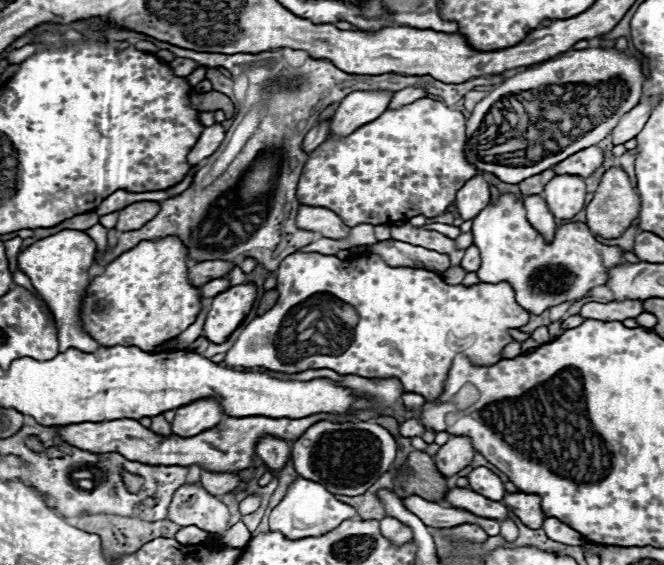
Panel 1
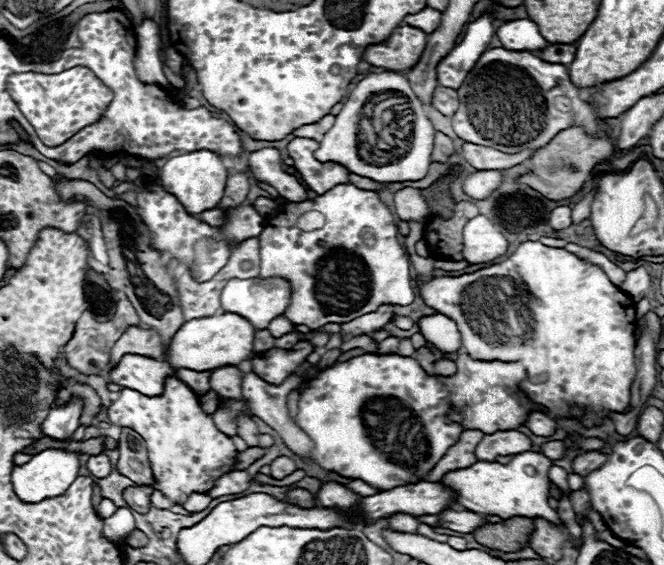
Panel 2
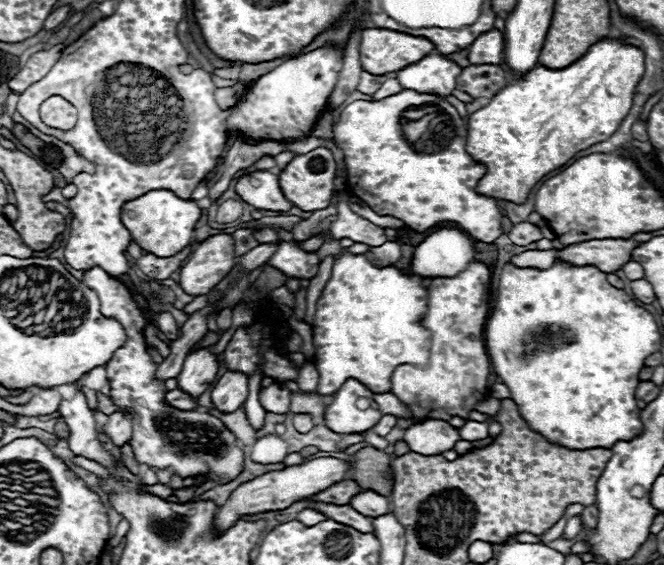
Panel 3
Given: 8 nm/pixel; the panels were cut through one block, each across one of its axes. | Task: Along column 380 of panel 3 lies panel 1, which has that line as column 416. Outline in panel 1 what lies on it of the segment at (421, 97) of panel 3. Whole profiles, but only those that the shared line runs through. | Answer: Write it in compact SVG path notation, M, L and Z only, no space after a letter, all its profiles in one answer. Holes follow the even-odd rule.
M420 98L396 110L386 110L376 120L360 126L348 136L328 138L308 154L300 182L298 200L308 206L320 206L336 212L348 226L358 224L394 224L412 216L442 216L454 202L456 192L478 174L464 156L466 118L460 110L452 110L444 102Z

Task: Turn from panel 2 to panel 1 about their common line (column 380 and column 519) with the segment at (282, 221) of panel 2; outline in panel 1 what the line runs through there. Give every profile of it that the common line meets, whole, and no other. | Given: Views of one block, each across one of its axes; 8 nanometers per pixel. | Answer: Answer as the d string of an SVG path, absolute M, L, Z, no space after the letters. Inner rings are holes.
M502 194L498 204L488 204L474 218L472 234L474 234L474 246L480 250L480 256L482 256L482 266L476 272L480 282L488 282L488 284L510 282L516 292L516 302L532 314L542 314L546 308L552 308L560 302L580 300L594 286L606 284L608 270L624 262L624 250L620 246L600 244L584 222L572 222L572 224L556 228L554 242L544 244L542 234L530 226L530 222L526 220L526 210L514 194Z

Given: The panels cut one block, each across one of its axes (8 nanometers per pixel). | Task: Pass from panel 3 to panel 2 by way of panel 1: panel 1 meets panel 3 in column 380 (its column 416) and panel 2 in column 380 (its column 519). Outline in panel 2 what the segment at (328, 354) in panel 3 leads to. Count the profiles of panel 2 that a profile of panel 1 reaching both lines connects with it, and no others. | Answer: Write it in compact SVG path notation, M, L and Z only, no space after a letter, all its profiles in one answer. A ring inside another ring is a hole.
M382 304L378 306L378 310L374 312L368 312L360 318L354 318L350 322L342 322L340 324L340 336L344 340L350 340L350 338L356 338L356 336L374 336L374 332L382 326L386 326L390 320L394 318L394 306L392 304Z

